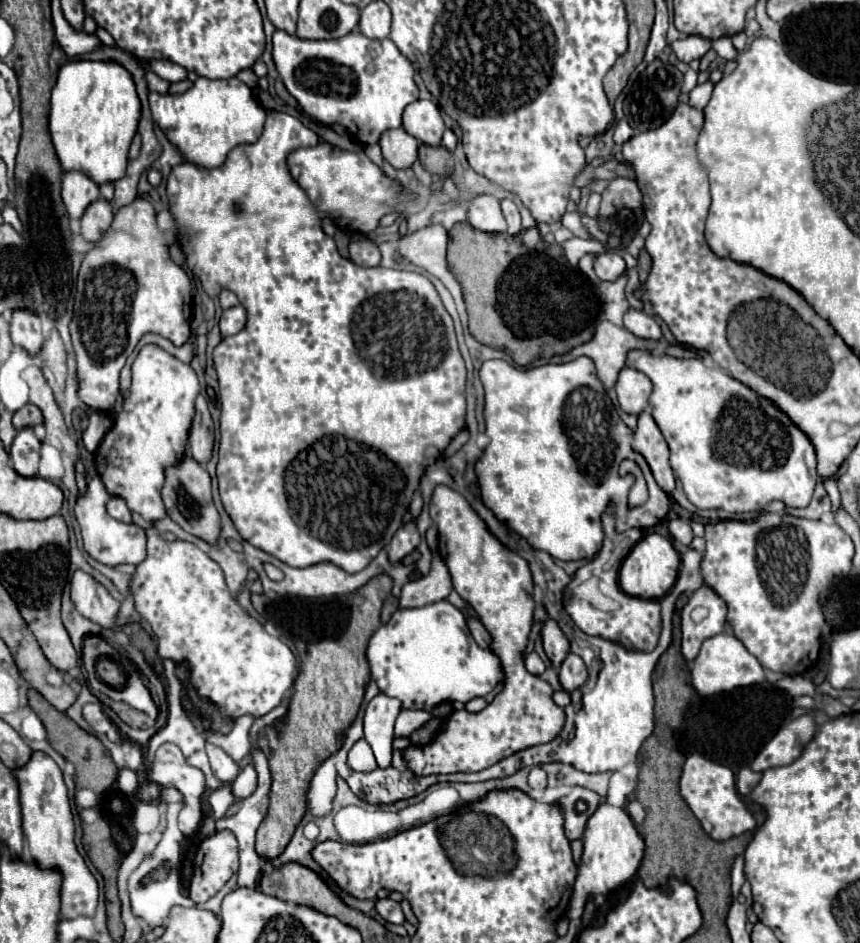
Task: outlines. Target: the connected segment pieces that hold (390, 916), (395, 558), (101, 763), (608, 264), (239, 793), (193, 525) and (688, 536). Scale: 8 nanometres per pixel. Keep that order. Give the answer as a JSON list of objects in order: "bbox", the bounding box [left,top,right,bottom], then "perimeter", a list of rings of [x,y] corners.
[{"bbox":[375,899,405,923],"perimeter":[[[379,899],[377,905],[375,905],[375,909],[377,909],[377,913],[379,913],[385,921],[389,921],[389,923],[403,923],[403,921],[405,921],[399,903],[393,901],[393,899]]]},{"bbox":[387,523,419,565],"perimeter":[[[407,523],[403,525],[395,537],[391,539],[389,547],[387,547],[387,555],[389,555],[389,563],[391,565],[397,565],[403,557],[407,557],[411,551],[415,551],[419,545],[419,533],[417,533],[417,527],[415,523]]]},{"bbox":[29,689,117,793],"perimeter":[[[29,689],[29,705],[31,709],[37,713],[37,717],[43,721],[45,729],[47,729],[47,739],[49,743],[53,745],[53,749],[57,753],[61,753],[67,761],[71,761],[77,769],[75,773],[75,783],[77,787],[87,787],[87,789],[93,789],[95,793],[105,793],[117,779],[117,765],[113,763],[111,755],[107,755],[107,749],[105,745],[91,733],[83,731],[75,721],[71,721],[71,717],[67,717],[67,713],[61,713],[57,711],[39,691],[35,689]]]},{"bbox":[595,253,625,281],"perimeter":[[[601,253],[595,259],[595,273],[601,281],[617,281],[625,273],[625,261],[619,253]]]},{"bbox":[231,765,257,801],"perimeter":[[[249,765],[245,769],[241,769],[241,773],[237,775],[237,779],[233,781],[231,789],[233,789],[233,795],[237,801],[243,801],[247,797],[251,797],[251,793],[255,791],[257,787],[257,775],[255,775],[255,769]]]},{"bbox":[163,457,219,541],"perimeter":[[[185,457],[181,465],[171,467],[165,471],[165,485],[163,485],[163,503],[167,507],[167,515],[187,533],[195,537],[203,537],[203,541],[219,541],[219,511],[213,505],[211,497],[211,477],[193,457]]]},{"bbox":[669,517,693,545],"perimeter":[[[679,517],[669,521],[669,533],[671,533],[679,543],[683,543],[683,545],[689,545],[691,539],[693,539],[693,531],[691,531],[689,523],[681,521]]]}]

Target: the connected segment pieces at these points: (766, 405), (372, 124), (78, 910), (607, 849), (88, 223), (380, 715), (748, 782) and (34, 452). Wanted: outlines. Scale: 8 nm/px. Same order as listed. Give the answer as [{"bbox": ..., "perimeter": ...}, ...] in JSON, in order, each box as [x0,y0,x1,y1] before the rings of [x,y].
[{"bbox":[627,349,819,513],"perimeter":[[[633,349],[627,353],[627,367],[641,369],[653,383],[651,415],[671,449],[671,467],[681,479],[687,499],[697,509],[749,513],[761,511],[777,499],[787,507],[809,505],[819,481],[815,447],[773,401],[767,401],[767,397],[761,397],[723,369],[707,367],[701,359],[677,359],[667,353],[653,355],[645,349]]]},{"bbox":[273,31,419,145],"perimeter":[[[285,31],[273,33],[273,59],[277,61],[277,71],[287,87],[287,91],[299,101],[301,109],[325,123],[339,123],[351,131],[355,139],[363,145],[373,145],[387,129],[401,127],[403,109],[419,99],[419,89],[415,85],[415,67],[403,53],[399,53],[397,45],[391,39],[369,39],[363,33],[349,33],[339,39],[323,39],[323,41],[305,41],[299,37],[291,37]]]},{"bbox":[11,751,99,919],"perimeter":[[[33,751],[27,765],[13,769],[11,773],[19,783],[23,833],[27,837],[33,861],[37,861],[41,867],[59,867],[63,873],[61,917],[73,919],[79,915],[93,915],[97,909],[99,885],[75,845],[75,821],[61,769],[51,757],[47,757],[47,753]]]},{"bbox":[567,803,645,917],"perimeter":[[[601,803],[599,809],[593,813],[593,817],[587,821],[583,833],[583,855],[577,867],[575,891],[567,915],[581,917],[589,899],[593,899],[595,895],[609,897],[615,889],[621,889],[627,881],[631,881],[637,875],[637,869],[643,859],[643,851],[645,851],[645,841],[635,829],[631,817],[619,807]]]},{"bbox":[81,199,113,241],"perimeter":[[[99,199],[99,201],[93,201],[83,217],[81,217],[81,235],[87,239],[87,241],[99,241],[105,231],[109,229],[113,221],[113,207],[111,207],[111,201],[107,199]]]},{"bbox":[365,693,403,767],"perimeter":[[[379,693],[371,699],[365,711],[365,739],[373,747],[379,767],[389,767],[393,757],[393,739],[395,739],[395,719],[401,713],[403,705],[399,699]]]},{"bbox":[737,767,761,797],"perimeter":[[[743,767],[739,773],[737,773],[737,791],[739,791],[739,795],[741,797],[747,797],[751,791],[753,791],[753,787],[759,783],[759,779],[761,779],[761,773],[755,773],[755,771],[751,771],[749,767]]]},{"bbox":[9,427,41,477],"perimeter":[[[33,427],[19,429],[9,453],[13,461],[13,469],[23,477],[37,477],[39,449],[41,449],[41,441],[35,437]]]}]

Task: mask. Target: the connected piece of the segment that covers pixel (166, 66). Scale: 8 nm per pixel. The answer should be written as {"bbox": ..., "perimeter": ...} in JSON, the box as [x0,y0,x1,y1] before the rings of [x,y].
{"bbox":[149,59,187,83],"perimeter":[[[153,59],[149,63],[151,71],[155,71],[161,79],[167,79],[169,83],[177,83],[187,79],[187,69],[183,69],[181,65],[173,63],[173,61],[165,61],[165,59]]]}

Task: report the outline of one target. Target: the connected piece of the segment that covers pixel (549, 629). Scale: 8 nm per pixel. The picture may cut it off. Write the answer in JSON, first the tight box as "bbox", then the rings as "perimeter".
{"bbox":[541,619,571,669],"perimeter":[[[547,619],[547,621],[543,623],[541,637],[543,637],[543,647],[545,647],[547,657],[551,659],[553,667],[559,669],[559,665],[563,663],[563,659],[565,659],[567,653],[569,653],[571,643],[567,641],[567,637],[563,637],[563,631],[561,631],[559,625],[555,625],[555,621],[551,621],[551,619]]]}

